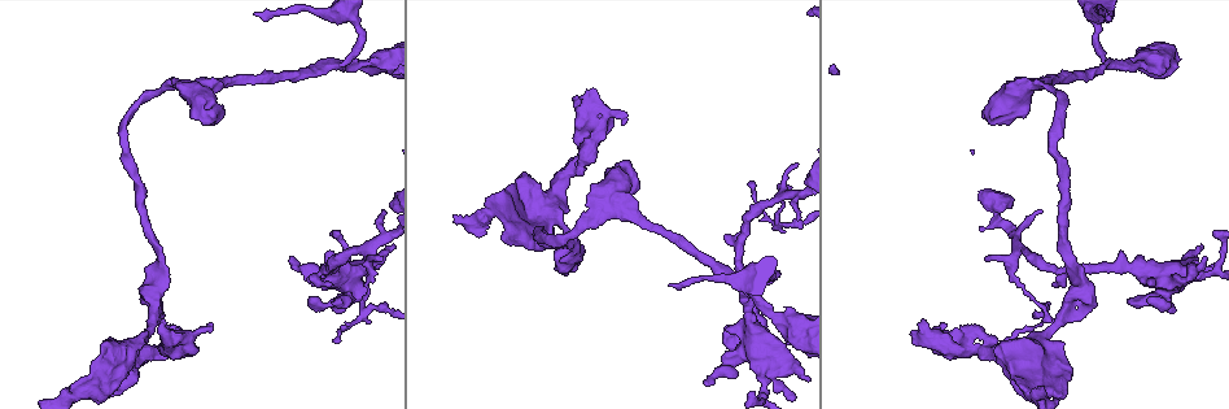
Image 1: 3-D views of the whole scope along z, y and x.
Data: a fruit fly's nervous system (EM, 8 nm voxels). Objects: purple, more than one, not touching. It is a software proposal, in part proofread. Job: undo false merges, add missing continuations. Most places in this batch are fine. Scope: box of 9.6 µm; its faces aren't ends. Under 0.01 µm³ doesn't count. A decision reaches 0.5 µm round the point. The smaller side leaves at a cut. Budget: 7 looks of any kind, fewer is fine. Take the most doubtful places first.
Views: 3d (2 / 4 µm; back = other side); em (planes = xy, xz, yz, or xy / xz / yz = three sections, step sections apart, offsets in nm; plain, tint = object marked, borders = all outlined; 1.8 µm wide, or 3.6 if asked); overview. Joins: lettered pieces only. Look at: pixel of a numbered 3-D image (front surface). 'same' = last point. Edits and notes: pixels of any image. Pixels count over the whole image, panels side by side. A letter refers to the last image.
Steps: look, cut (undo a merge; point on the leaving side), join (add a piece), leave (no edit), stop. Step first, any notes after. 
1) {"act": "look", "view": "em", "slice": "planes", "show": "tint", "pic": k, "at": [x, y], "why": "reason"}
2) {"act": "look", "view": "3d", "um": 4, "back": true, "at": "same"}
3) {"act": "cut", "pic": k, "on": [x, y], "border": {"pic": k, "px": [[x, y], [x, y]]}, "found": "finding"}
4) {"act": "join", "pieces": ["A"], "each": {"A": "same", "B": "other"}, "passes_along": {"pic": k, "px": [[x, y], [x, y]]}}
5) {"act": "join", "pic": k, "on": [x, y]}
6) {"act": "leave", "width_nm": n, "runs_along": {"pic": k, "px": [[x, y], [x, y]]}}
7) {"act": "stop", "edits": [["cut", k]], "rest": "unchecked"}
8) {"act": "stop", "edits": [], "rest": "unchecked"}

{"act": "look", "view": "em", "slice": "yz", "step": 4, "show": "tint", "pic": 1, "at": [349, 287], "why": "abrupt turn"}

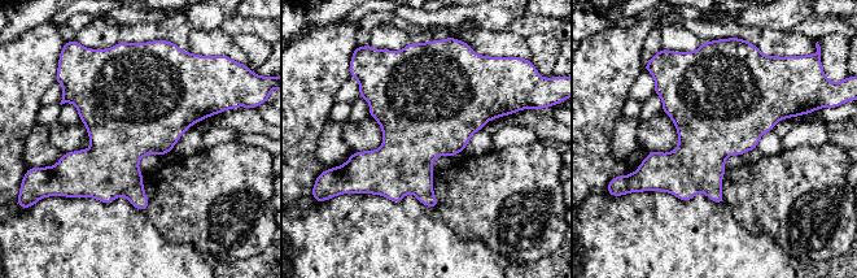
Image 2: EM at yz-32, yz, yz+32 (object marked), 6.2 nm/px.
{"act": "look", "view": "em", "slice": "planes", "show": "borders", "at": "same", "why": "another direction"}

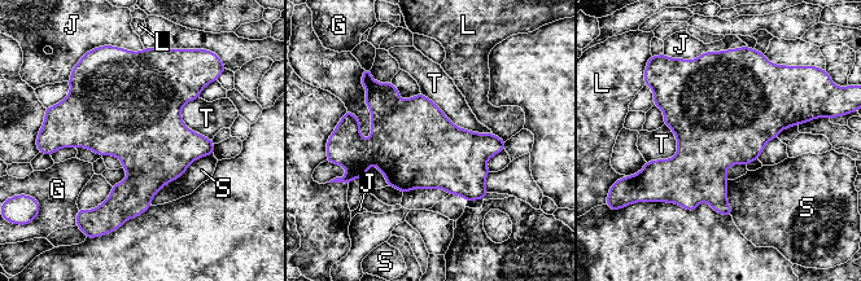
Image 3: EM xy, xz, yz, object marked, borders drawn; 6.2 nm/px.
{"act": "leave", "width_nm": 550, "each": {"G": "other", "J": "other", "L": "other", "S": "other", "T": "other"}, "border": {"pic": 3, "px": [[420, 93], [459, 127], [492, 134]]}, "found": "one cell here"}

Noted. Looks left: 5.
{"act": "look", "view": "3d", "um": 2, "pic": 1, "at": [980, 349], "why": "a fork"}

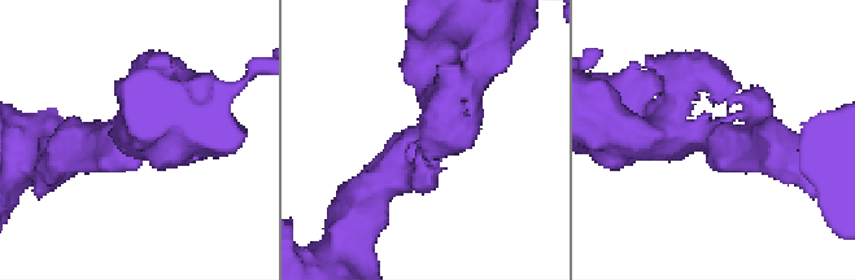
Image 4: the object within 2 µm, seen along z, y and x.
{"act": "look", "view": "em", "slice": "planes", "show": "borders", "pic": 4, "at": [710, 138]}

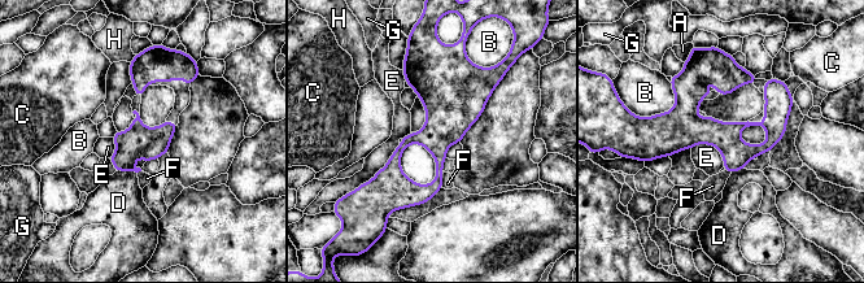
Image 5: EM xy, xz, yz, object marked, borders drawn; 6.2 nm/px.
{"act": "leave", "each": {"A": "other", "B": "other", "C": "other", "D": "other", "E": "other", "F": "other", "G": "other", "H": "other"}, "border": {"pic": 5, "px": [[400, 143], [388, 161], [357, 188]]}, "found": "one cell here"}

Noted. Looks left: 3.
{"act": "look", "view": "em", "slice": "planes", "show": "borders", "pic": 1, "at": [154, 288], "why": "sharp bend"}

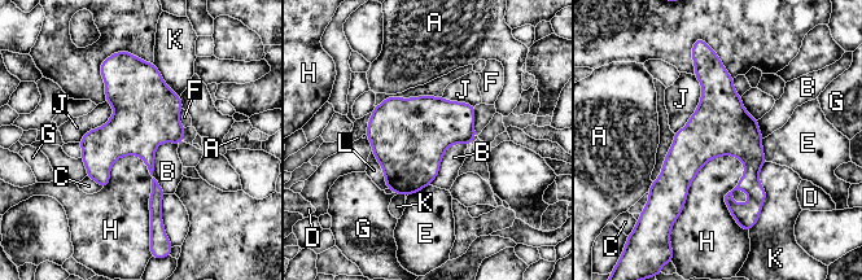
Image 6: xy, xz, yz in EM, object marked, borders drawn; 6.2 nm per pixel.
{"act": "leave", "longest_contact_nm": ["H", 550], "each": {"A": "other", "B": "other", "C": "other", "D": "other", "E": "other", "F": "other", "G": "other", "H": "other", "J": "other", "K": "other", "L": "other"}, "found": "one cell here"}

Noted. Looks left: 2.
{"act": "stop", "edits": [], "rest": "unchecked"}

